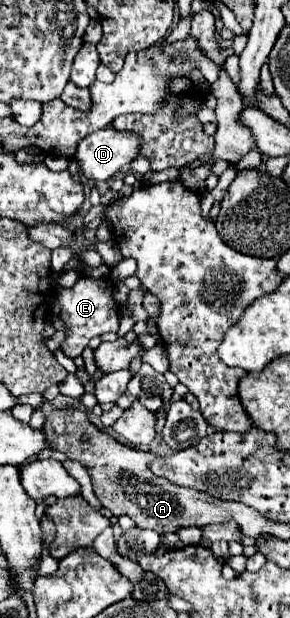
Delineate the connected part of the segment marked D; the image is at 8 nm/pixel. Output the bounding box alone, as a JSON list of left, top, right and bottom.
[74,130,140,182]

